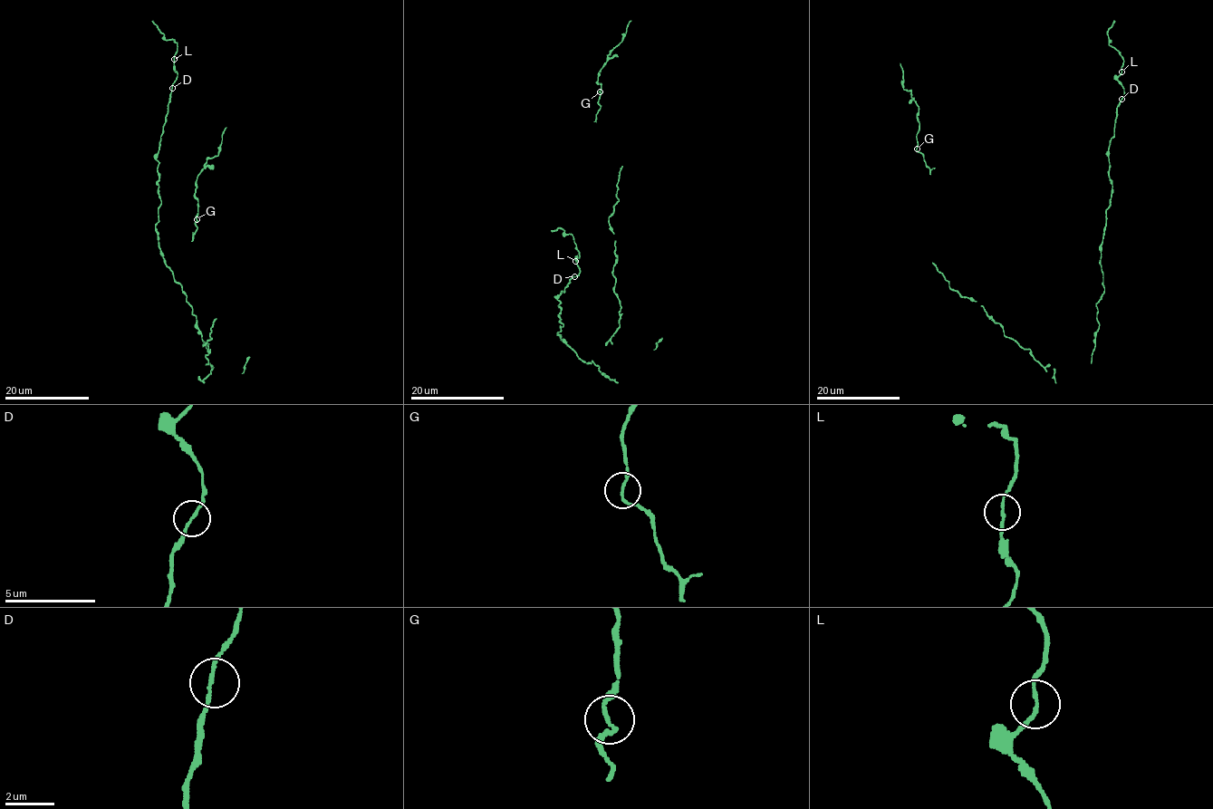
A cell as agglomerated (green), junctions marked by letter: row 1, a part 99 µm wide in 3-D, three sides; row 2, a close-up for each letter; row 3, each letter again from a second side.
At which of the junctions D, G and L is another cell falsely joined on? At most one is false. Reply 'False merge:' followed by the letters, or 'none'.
False merge: none

